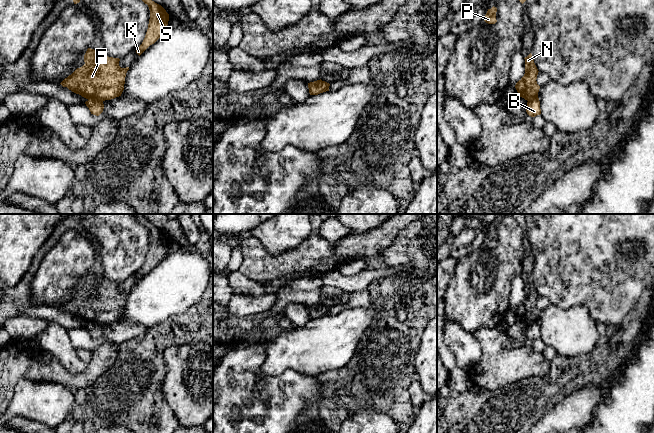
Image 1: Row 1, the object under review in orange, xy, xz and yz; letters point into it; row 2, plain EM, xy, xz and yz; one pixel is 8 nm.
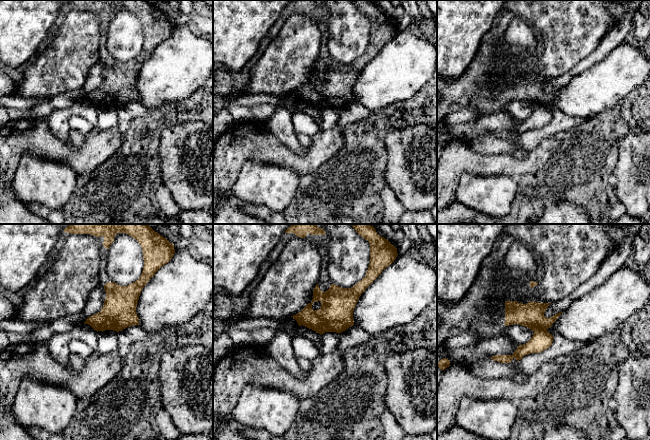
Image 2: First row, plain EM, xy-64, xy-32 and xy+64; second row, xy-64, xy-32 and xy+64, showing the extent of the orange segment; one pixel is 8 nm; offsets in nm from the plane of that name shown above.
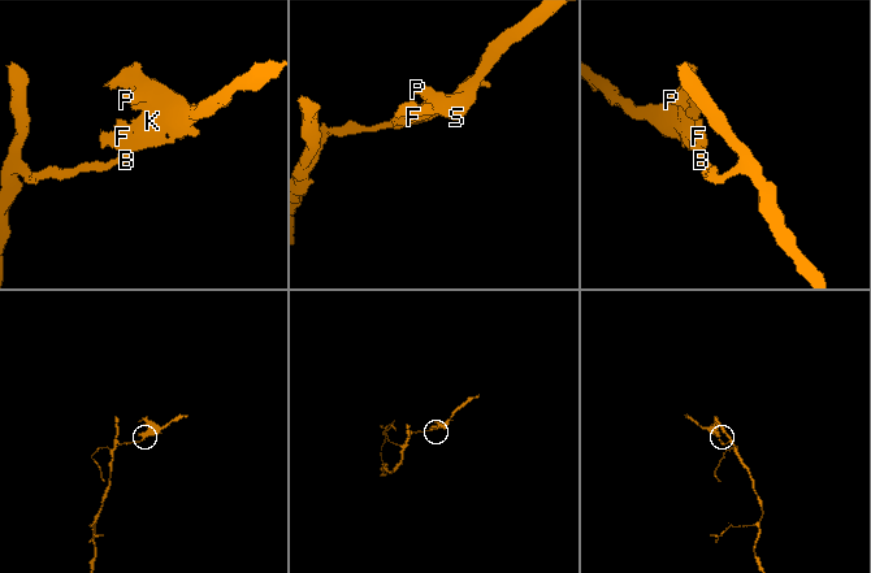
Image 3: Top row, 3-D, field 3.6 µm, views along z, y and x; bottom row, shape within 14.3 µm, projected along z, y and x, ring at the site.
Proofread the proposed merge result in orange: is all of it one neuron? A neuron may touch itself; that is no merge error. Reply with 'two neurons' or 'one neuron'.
two neurons

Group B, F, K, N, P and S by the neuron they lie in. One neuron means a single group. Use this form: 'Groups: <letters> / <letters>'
Groups: B / F K N P S

